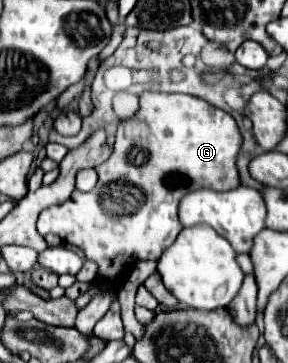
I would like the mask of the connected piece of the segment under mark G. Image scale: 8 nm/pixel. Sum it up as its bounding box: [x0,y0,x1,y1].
[37,91,241,341]

